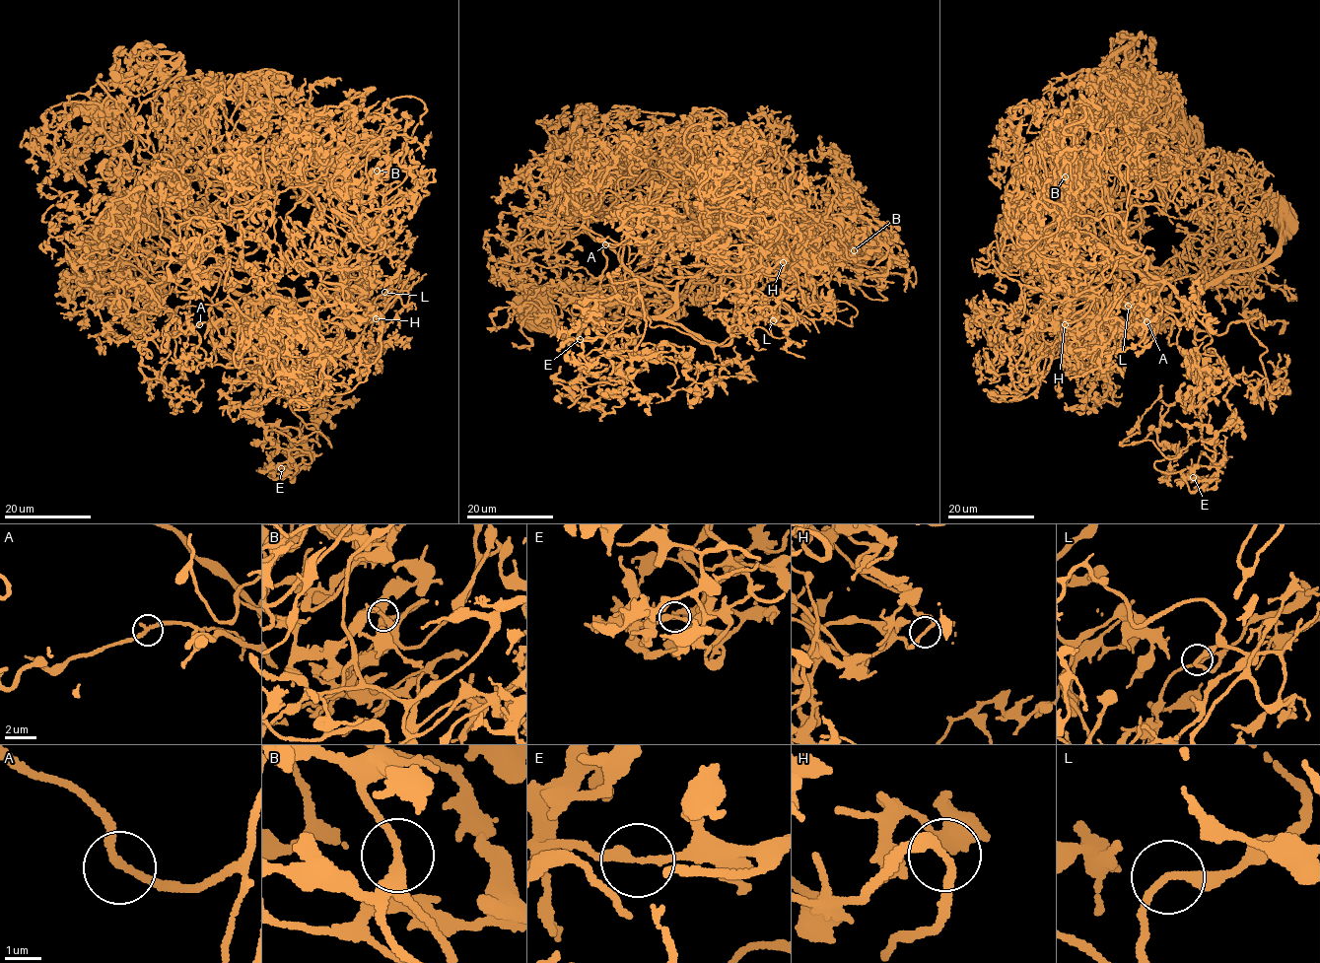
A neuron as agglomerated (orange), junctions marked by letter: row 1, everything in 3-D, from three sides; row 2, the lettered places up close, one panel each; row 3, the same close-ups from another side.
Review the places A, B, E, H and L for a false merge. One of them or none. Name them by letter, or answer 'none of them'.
none of them

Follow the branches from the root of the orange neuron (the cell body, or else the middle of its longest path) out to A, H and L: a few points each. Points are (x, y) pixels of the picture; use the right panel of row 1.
A: (1281, 216), (1282, 240), (1272, 256), (1202, 288), (1198, 308), (1159, 307), (1154, 334), (1139, 323), (1146, 320)
H: (1281, 216), (1272, 256), (1202, 288), (1198, 308), (1180, 310), (1164, 280), (1111, 258), (1088, 311), (1065, 324)
L: (1281, 216), (1272, 256), (1202, 288), (1198, 308), (1111, 258), (1096, 277), (1120, 279), (1128, 306)

